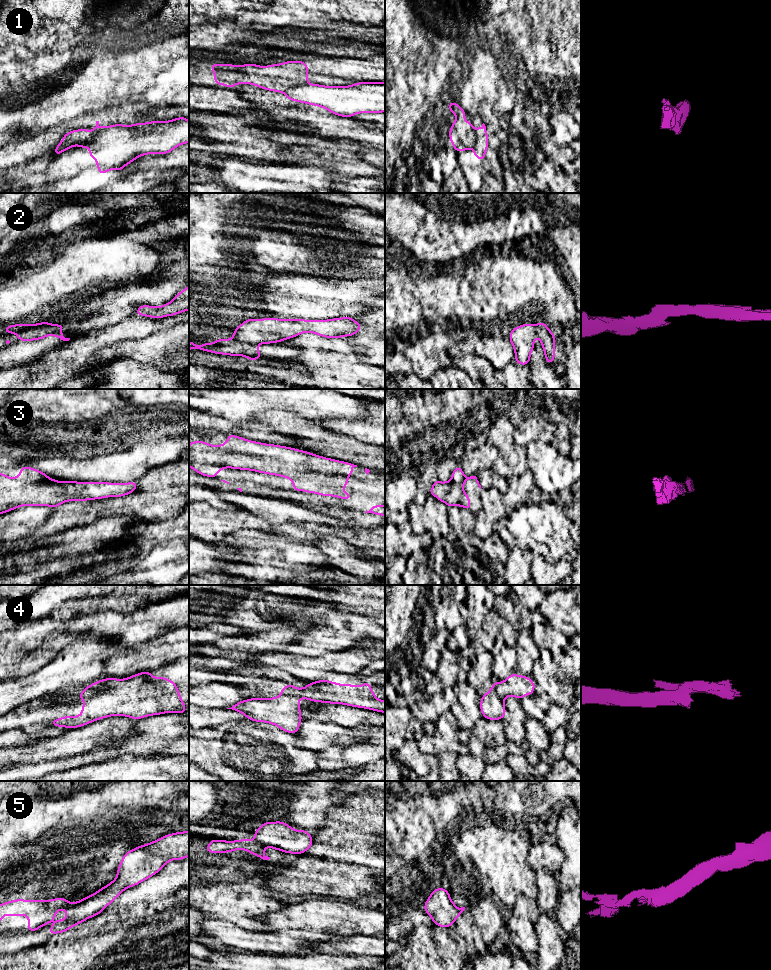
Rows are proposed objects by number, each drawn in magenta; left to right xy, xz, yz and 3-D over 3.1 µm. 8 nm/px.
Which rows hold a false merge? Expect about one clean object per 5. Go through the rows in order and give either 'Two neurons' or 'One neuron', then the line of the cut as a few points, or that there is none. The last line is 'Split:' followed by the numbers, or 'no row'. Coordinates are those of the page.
1: Two neurons. Split along xz (307, 83), (290, 86), (283, 92)
2: Two neurons. Split along xz (233, 338), (256, 345)
3: One neuron. No split
4: Two neurons. Split along xy (106, 686), (84, 700)
5: Two neurons. Split along xy (80, 900), (63, 908)
Split: 1, 2, 4, 5

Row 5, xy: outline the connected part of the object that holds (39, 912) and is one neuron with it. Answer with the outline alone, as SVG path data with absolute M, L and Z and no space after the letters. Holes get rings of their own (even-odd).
M54 898L54 899L47 900L47 901L42 901L42 900L26 900L25 901L24 899L11 900L9 902L0 904L0 922L3 919L3 916L5 914L7 914L9 918L12 918L13 915L24 916L27 914L28 915L28 931L34 932L34 931L38 930L39 928L41 928L42 926L48 924L51 920L53 920L53 918L55 917L58 910L61 910L68 906L74 905L75 903L69 902L66 898ZM77 901L77 902L79 902L79 901ZM75 902L75 903L77 903L77 902Z

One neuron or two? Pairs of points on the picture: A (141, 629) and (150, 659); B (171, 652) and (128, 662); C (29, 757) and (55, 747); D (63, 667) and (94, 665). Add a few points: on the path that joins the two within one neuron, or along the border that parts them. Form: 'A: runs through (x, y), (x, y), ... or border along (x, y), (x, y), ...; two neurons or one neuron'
A: border along (168, 631), (147, 642); two neurons
B: runs through (160, 652), (150, 658), (139, 661); one neuron
C: runs through (35, 752), (49, 748); one neuron
D: runs through (71, 667), (86, 665); one neuron

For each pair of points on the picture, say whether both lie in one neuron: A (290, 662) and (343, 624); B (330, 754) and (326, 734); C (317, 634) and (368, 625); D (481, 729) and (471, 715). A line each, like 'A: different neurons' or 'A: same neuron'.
A: different neurons
B: different neurons
C: same neuron
D: different neurons

